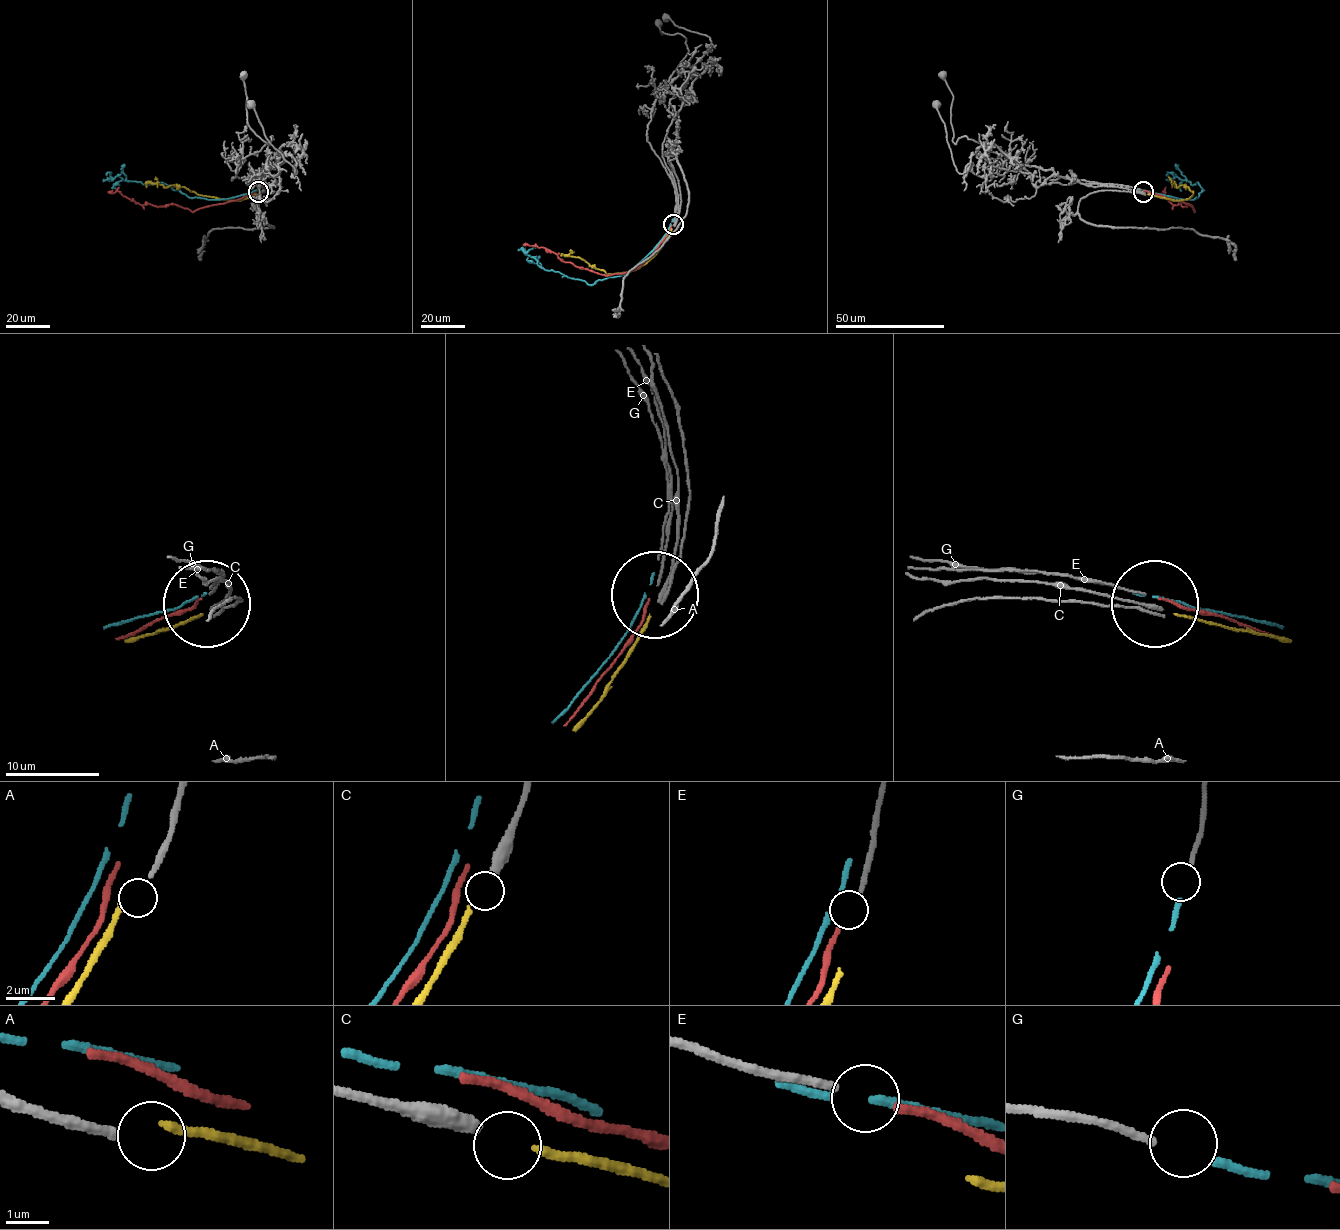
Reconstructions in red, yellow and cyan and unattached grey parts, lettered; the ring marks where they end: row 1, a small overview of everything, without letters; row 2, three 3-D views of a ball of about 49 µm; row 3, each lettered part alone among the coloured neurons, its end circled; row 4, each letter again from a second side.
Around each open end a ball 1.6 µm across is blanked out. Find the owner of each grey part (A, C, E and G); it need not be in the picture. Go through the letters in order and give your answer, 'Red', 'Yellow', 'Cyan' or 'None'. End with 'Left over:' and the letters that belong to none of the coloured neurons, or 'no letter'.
A: None
C: Yellow
E: Red
G: Cyan
Left over: A

